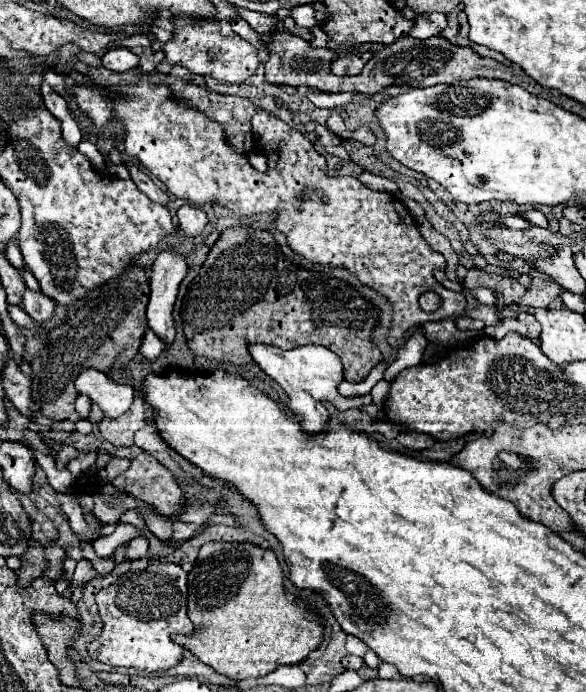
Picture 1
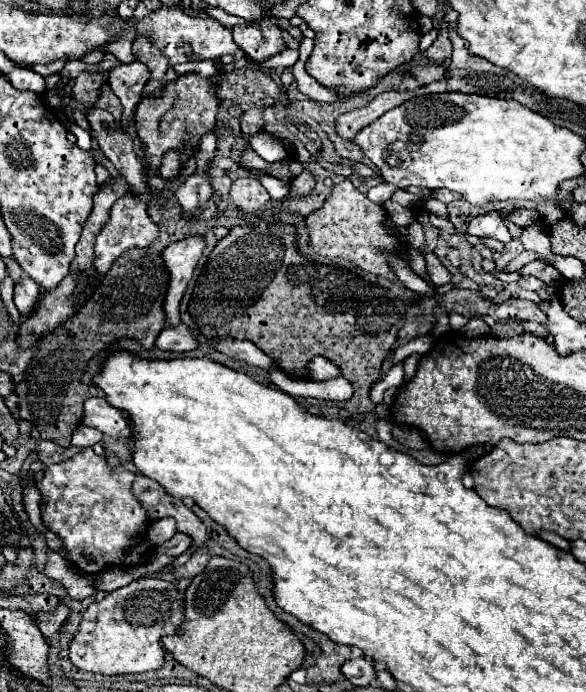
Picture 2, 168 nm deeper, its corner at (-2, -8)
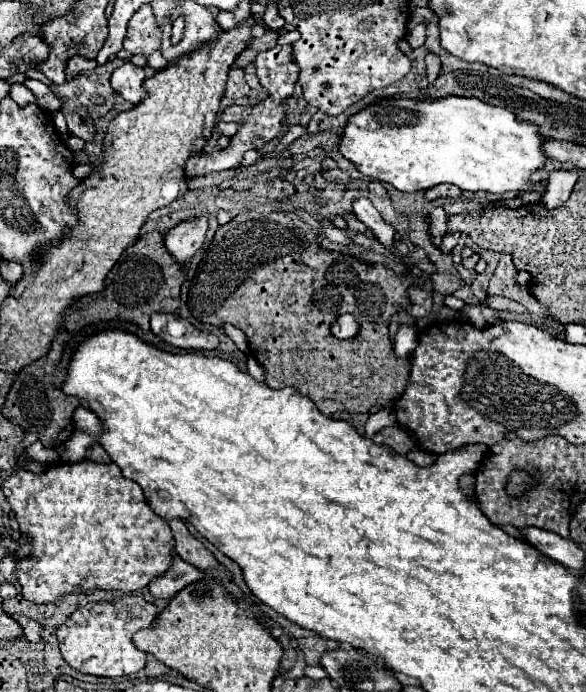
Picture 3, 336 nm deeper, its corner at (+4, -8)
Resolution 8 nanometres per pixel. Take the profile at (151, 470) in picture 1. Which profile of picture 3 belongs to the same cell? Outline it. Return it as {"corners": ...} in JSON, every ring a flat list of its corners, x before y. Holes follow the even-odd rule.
{"corners":[[178,518,170,520,170,528,172,528,172,534,174,534,176,552,184,562,188,562,188,564,192,564,200,570,206,570,206,568,218,564,214,560,214,556,206,550,206,546,190,534,190,530,186,528,186,524,182,520,178,520]]}

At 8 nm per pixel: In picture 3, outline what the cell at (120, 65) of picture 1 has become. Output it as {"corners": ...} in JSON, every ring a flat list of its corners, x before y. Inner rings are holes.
{"corners":[[124,62,120,68,114,70,114,74,110,78,110,84,112,84,114,92,120,94,126,102,138,104,146,94,144,88,142,88,144,78,146,78,144,68,136,66,132,62]]}

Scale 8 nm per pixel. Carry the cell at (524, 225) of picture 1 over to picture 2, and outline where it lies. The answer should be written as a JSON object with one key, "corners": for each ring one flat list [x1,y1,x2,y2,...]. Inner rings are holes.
{"corners":[[488,212,482,216,476,216,470,220,466,234,478,236,478,238,494,238,502,244,508,244,512,240,508,228,502,222,502,216,498,212]]}

